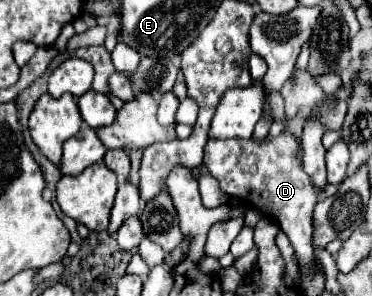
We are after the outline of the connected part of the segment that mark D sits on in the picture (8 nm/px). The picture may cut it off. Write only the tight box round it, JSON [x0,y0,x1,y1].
[203,135,319,275]

